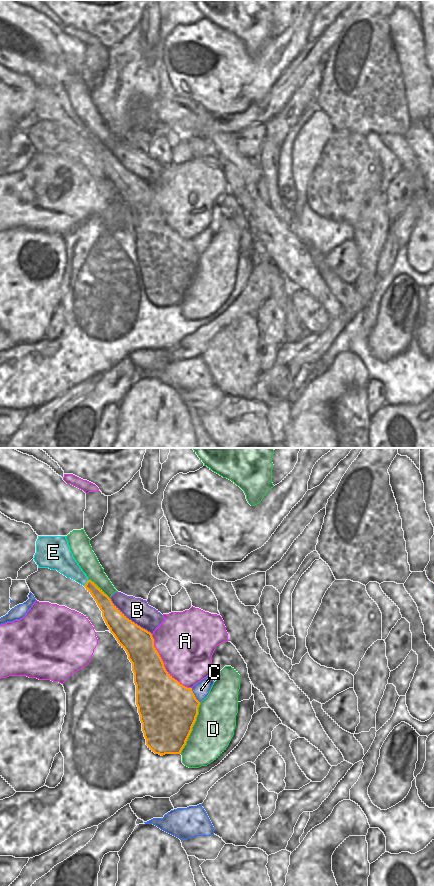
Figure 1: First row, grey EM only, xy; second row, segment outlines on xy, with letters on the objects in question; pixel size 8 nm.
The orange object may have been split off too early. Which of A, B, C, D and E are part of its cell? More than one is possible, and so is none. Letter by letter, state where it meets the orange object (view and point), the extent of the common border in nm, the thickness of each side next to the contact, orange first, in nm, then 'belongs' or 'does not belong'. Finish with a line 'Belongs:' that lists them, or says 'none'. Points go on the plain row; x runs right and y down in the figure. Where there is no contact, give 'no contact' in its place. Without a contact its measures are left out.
A: contact xy (163, 217); length 550 nm; calibres 360 and 460 nm; does not belong
B: contact xy (130, 172); length 460 nm; calibres 240 and 200 nm; does not belong
C: contact xy (194, 247); length 140 nm; calibres 460 and 120 nm; does not belong
D: contact xy (191, 280); length 440 nm; calibres 460 and 320 nm; does not belong
E: contact xy (86, 135); length 60 nm; calibres 120 and 170 nm; belongs
Belongs: E

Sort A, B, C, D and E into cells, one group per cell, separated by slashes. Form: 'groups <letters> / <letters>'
groups A / B / C / D / E

